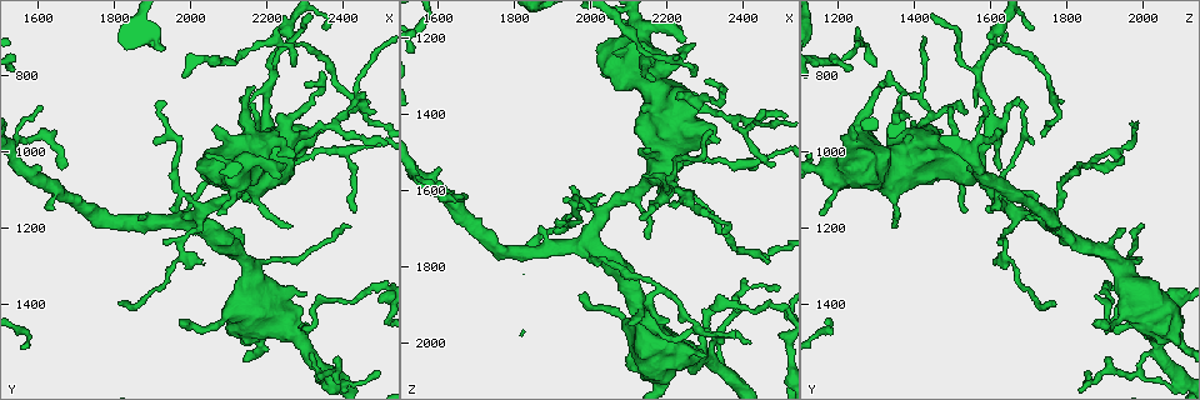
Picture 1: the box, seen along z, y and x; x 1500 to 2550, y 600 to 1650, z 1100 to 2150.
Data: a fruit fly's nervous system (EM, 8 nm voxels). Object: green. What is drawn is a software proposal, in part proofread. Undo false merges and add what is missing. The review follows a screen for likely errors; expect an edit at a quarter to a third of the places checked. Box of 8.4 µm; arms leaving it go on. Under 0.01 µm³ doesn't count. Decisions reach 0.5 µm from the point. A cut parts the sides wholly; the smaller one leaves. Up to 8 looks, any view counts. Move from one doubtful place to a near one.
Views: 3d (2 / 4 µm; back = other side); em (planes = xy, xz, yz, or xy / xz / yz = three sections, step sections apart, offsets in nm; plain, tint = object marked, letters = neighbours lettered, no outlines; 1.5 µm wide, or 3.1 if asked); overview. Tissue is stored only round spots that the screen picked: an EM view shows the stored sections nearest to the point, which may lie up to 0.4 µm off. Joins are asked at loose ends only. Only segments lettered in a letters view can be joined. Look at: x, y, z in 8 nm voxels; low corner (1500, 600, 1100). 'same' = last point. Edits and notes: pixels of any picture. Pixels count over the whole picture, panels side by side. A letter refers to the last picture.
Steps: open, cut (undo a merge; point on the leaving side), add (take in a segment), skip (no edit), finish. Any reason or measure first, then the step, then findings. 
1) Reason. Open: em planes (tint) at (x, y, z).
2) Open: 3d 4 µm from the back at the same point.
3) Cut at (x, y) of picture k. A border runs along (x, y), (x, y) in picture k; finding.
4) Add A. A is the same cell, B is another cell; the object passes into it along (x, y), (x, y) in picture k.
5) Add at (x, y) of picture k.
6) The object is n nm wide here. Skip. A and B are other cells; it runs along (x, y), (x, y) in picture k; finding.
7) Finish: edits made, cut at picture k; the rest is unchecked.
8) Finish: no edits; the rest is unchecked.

An open end. Open: 3d 2 µm at (2300, 825, 1315).

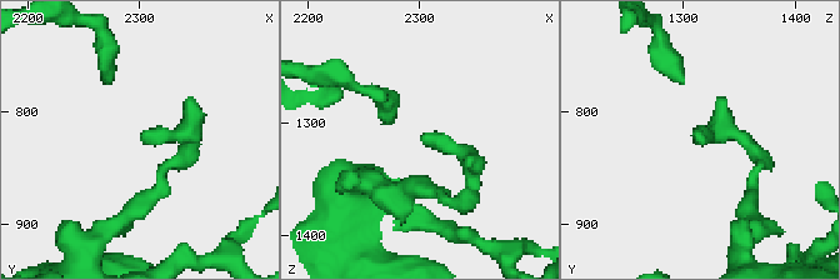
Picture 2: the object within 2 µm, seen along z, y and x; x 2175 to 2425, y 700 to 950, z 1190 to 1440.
Now the EM. Open: em planes (tint) at (2302, 822, 1312).

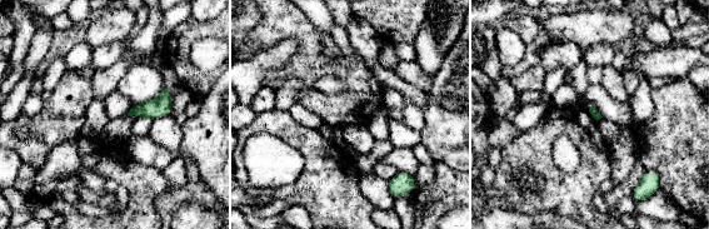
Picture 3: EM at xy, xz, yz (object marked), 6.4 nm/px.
Open: em planes (letters) at the same point.

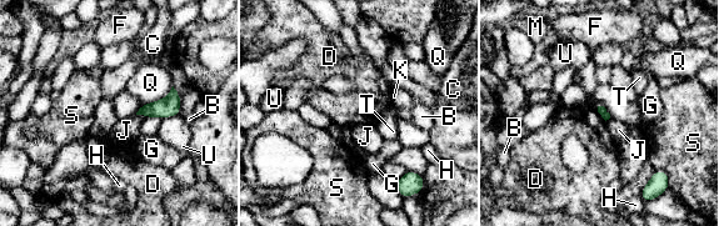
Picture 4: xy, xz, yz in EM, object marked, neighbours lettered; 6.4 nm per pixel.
Skip. B, C, D, F, G, H, J, K, M, Q, S, T and U are other cells; a border runs along (593, 108), (605, 121) in picture 4; none of them fits.

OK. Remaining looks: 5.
Open: em planes (letters) at (1625, 1150, 1600).

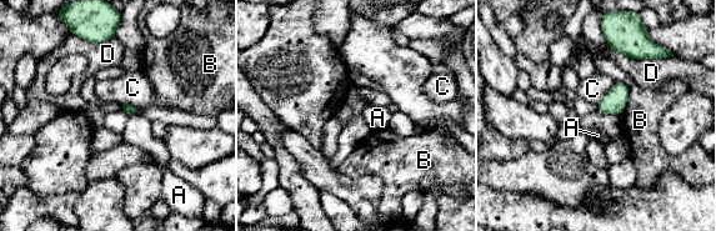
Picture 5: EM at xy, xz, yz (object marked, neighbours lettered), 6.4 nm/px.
Skip. A, B, C and D are other cells; no lettered segment goes on from it.

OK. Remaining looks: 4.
Abrupt turn. Open: em yz step 4 (letters) at (2490, 1355, 1910).

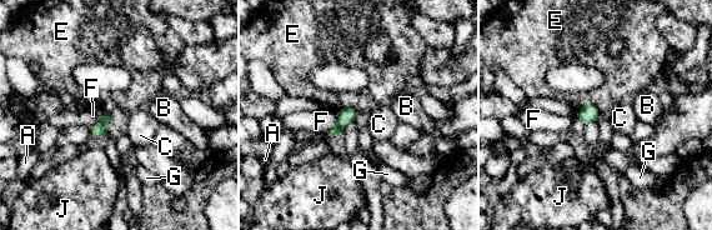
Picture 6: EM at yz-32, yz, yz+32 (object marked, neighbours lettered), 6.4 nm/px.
Cut at (106, 116) of picture 6. A, B, C, E, F, G and J are other cells; a border runs along (100, 123), (108, 125) in picture 6; a second neuron is stuck on.

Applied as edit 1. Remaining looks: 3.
Finish: edits made, cut at picture 6; the rest is unchecked.

